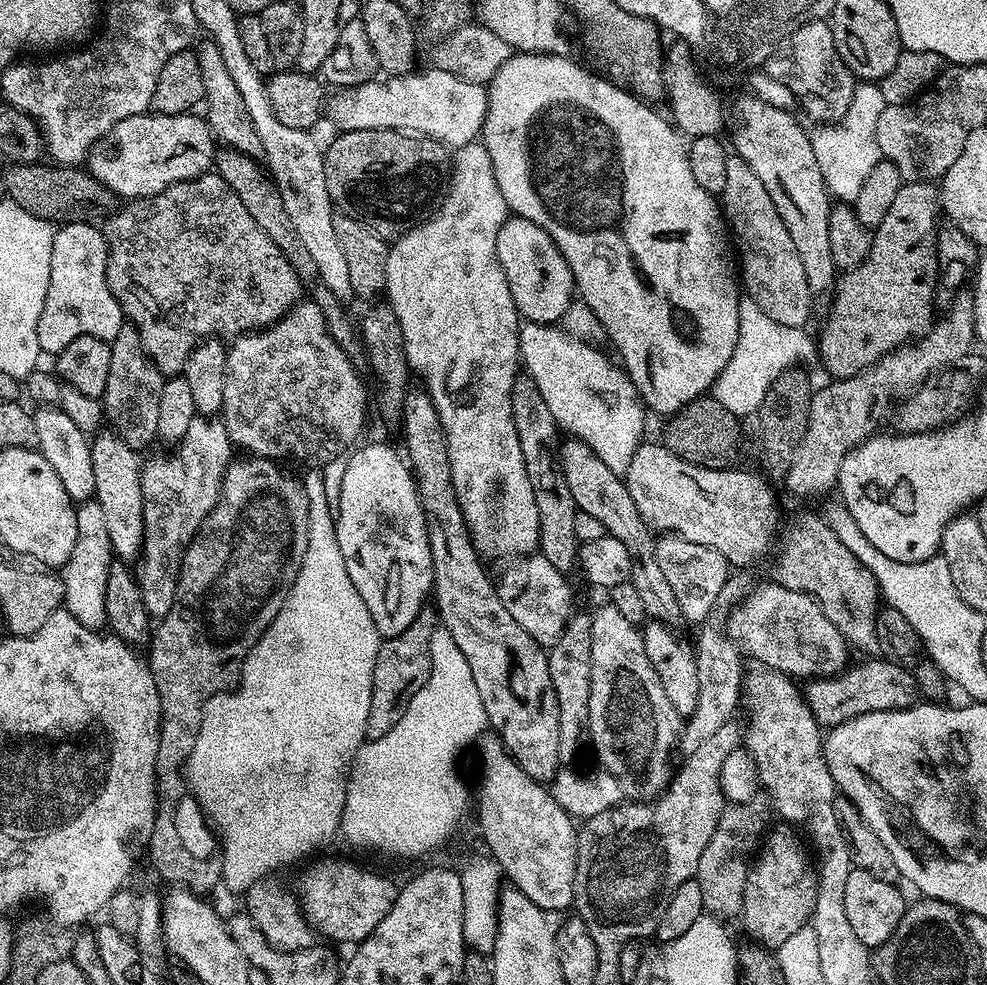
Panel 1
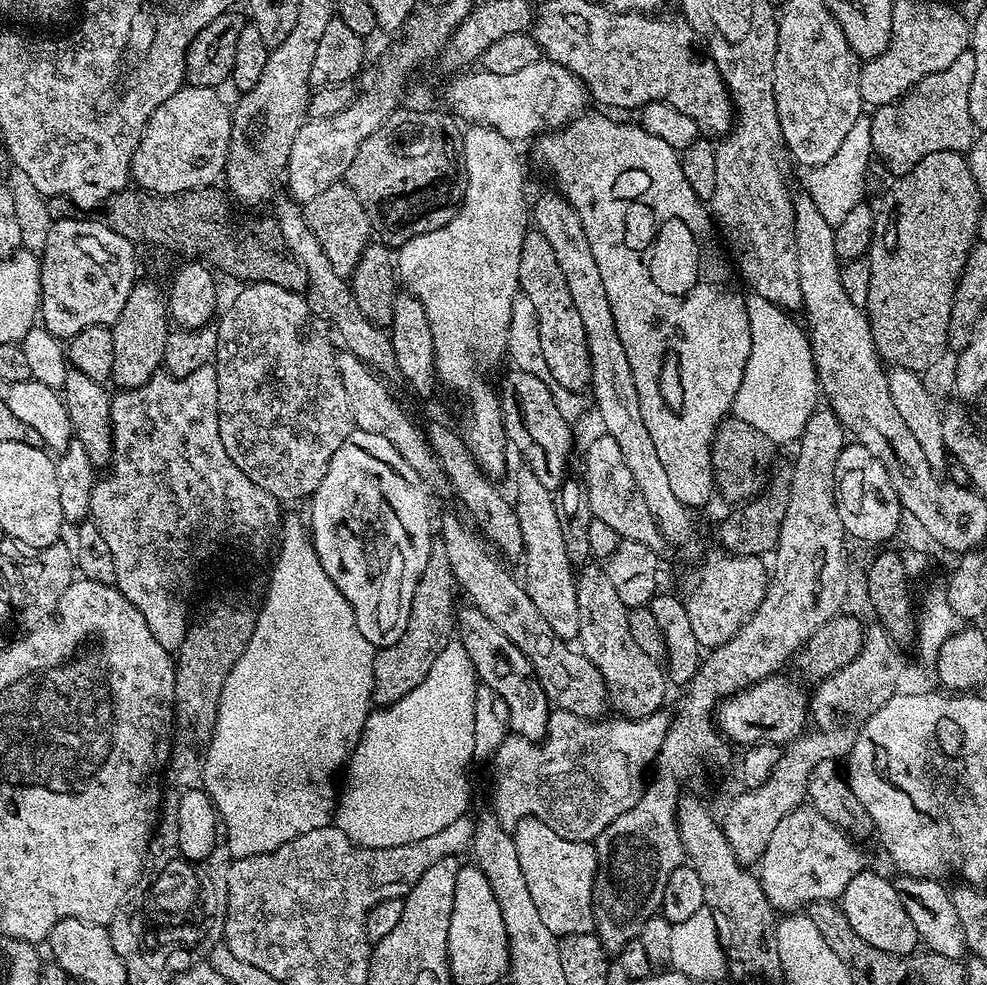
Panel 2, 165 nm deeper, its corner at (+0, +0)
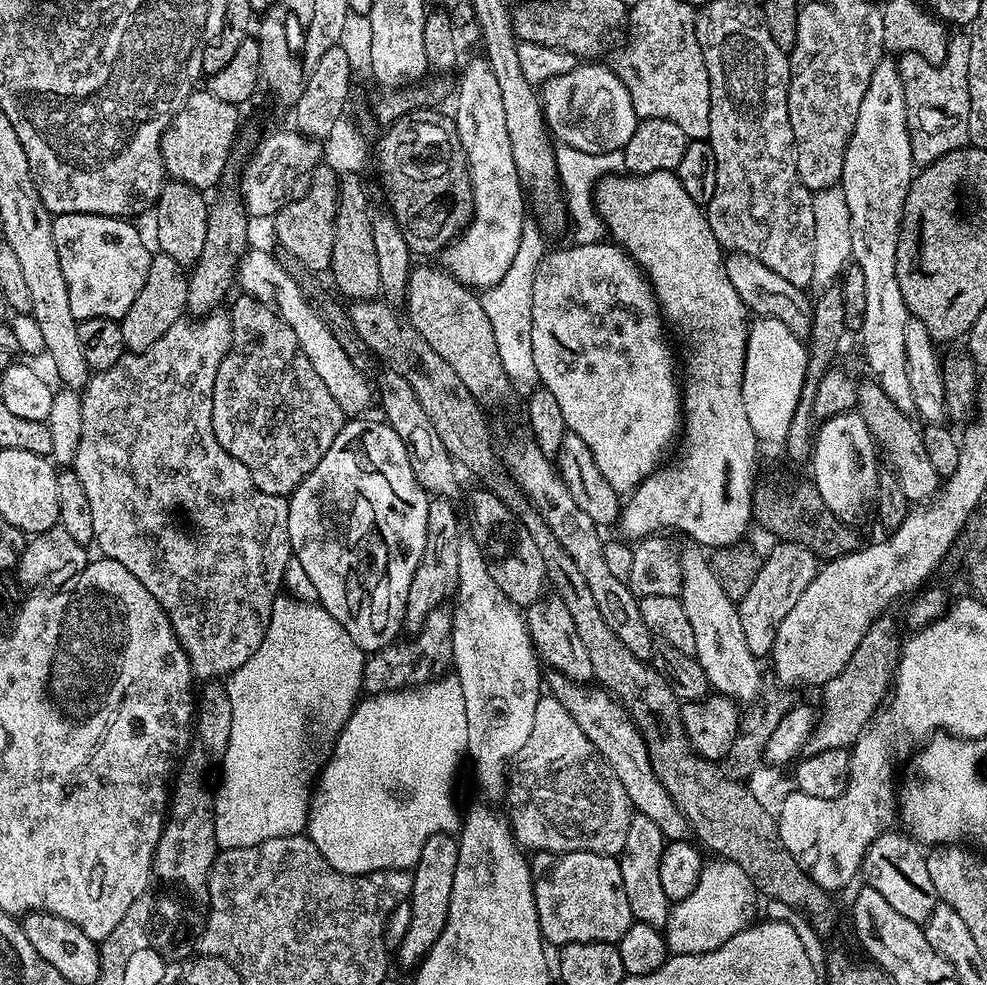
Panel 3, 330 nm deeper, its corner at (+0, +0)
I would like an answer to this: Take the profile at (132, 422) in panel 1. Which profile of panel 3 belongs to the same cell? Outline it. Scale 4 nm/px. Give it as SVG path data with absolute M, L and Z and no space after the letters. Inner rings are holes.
M157 251L150 262L146 282L138 290L138 298L130 305L130 310L119 320L122 326L122 338L129 352L145 352L170 330L185 315L188 307L188 276L185 265L178 263L170 254Z

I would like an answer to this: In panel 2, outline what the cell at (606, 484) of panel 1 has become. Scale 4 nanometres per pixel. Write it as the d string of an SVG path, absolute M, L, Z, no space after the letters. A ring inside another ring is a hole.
M512 370L512 373L498 384L500 413L504 423L504 434L509 445L524 459L523 463L542 482L542 486L559 489L569 475L568 455L572 452L573 425L558 410L552 397L552 388L541 377L529 372Z

